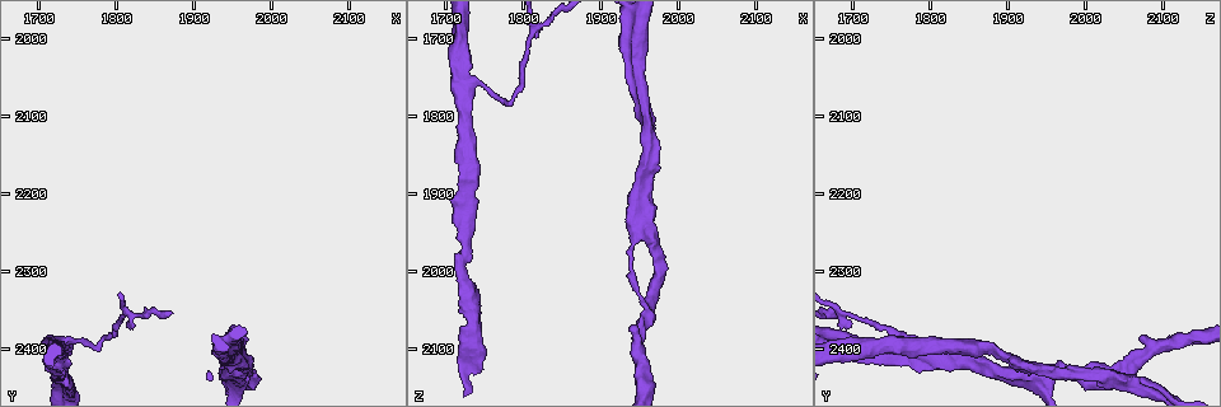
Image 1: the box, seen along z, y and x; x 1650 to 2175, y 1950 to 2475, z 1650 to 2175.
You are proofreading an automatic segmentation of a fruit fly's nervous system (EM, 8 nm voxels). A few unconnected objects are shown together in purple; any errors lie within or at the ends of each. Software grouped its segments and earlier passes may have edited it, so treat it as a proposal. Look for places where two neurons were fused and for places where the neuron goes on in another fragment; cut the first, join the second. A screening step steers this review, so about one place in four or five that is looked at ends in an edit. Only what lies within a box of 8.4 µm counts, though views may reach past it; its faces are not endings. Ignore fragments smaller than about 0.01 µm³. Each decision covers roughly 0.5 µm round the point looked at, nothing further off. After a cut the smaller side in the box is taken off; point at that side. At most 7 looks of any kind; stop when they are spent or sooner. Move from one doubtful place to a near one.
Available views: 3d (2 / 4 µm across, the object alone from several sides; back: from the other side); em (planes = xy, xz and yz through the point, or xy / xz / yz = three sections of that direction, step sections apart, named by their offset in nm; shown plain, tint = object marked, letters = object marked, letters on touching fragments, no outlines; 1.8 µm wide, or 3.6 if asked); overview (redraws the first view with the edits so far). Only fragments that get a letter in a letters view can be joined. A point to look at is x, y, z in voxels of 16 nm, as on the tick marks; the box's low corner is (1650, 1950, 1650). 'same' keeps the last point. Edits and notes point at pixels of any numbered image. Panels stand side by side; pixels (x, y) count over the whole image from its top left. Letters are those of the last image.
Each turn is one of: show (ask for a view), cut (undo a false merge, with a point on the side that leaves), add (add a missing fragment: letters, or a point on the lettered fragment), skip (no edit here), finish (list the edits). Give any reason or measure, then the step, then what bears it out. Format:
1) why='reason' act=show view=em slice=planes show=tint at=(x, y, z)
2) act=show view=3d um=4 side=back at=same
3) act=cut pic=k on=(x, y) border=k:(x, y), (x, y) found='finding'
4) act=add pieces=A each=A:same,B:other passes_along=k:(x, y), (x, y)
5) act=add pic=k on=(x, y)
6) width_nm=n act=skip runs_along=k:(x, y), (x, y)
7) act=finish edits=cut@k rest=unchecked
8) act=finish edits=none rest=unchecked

why='arms run side by side' act=show view=3d um=4 side=back at=(1940, 2405, 1725)

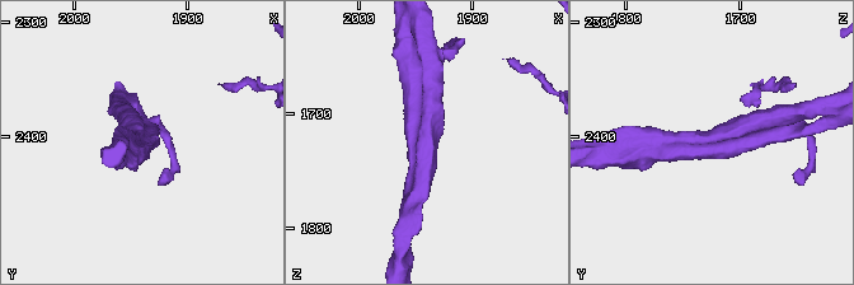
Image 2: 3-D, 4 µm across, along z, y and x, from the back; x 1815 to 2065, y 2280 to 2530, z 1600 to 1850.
arms=3 arm_widths_nm=260,300,300 act=show view=em slice=yz step=16 show=letters at=(1944, 2410, 1726)

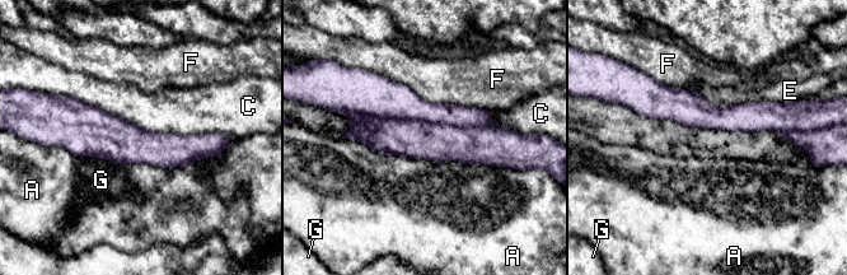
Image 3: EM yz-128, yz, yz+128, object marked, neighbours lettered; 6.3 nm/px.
why='cut it another way' act=show view=em slice=planes show=letters at=same

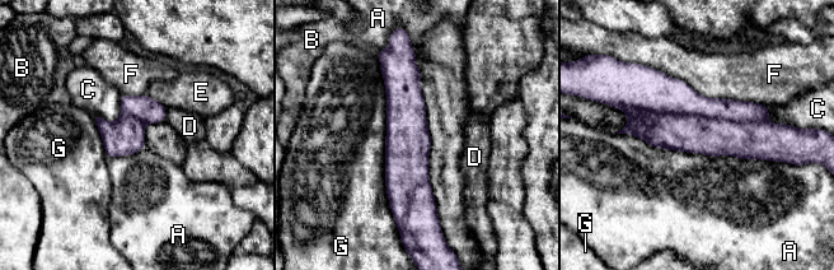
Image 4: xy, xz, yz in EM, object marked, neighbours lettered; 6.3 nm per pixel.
act=cut pic=4 on=(660, 93) each=A:other,B:other,C:other,D:other,E:other,F:other,G:other part_leaving=4:(633, 103), (685, 101), (765, 112) found='a second neuron is stuck on'

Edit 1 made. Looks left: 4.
act=show view=overview

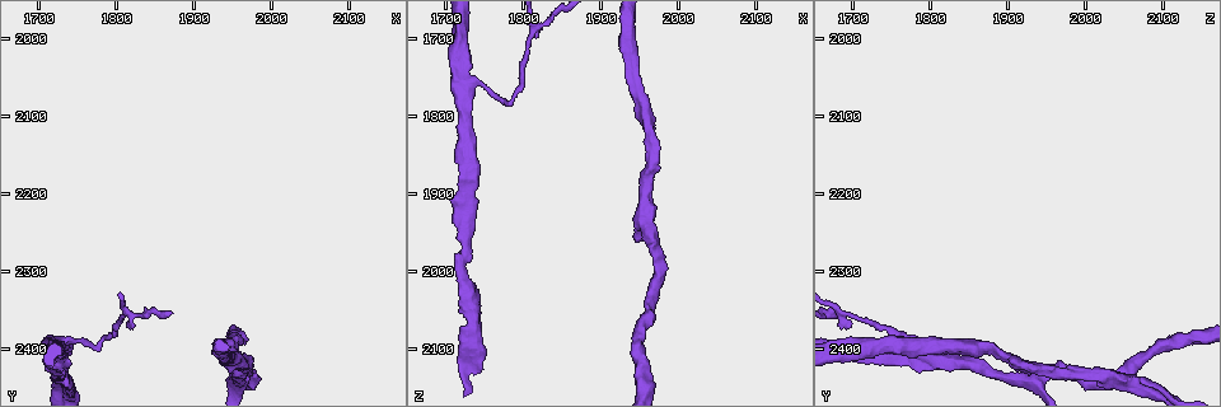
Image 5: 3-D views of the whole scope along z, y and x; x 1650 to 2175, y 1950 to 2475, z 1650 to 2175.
why='side arm on a straight run' act=show view=3d um=2 at=(1720, 2395, 1750)

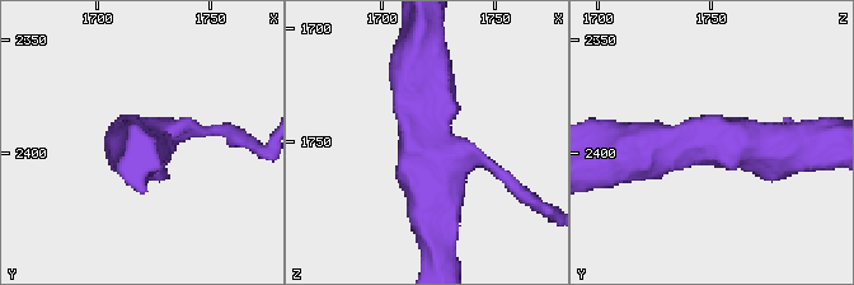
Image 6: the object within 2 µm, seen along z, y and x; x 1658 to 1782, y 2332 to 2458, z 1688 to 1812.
arms=3 act=show view=em slice=planes show=letters at=(1718, 2395, 1752)

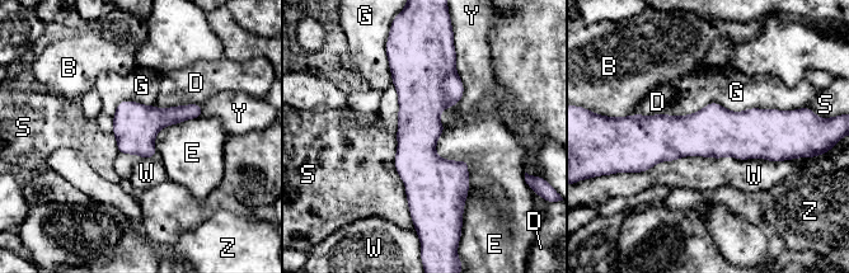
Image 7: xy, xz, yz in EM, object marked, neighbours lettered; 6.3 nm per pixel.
longest_contact=G:800nm act=skip each=B:other,D:other,E:other,G:other,S:other,W:other,Y:other,Z:other border=7:(445, 127), (464, 211) found='continuous, no second neuron'

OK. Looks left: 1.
act=finish edits=cut@4 rest=unchecked

